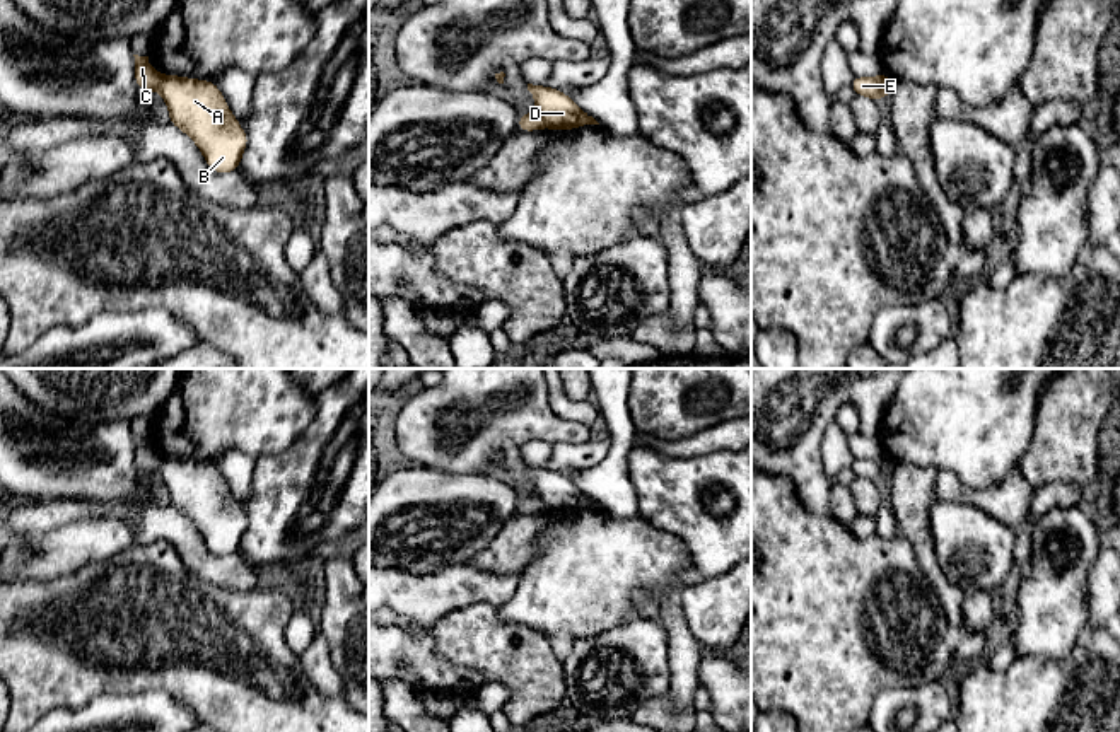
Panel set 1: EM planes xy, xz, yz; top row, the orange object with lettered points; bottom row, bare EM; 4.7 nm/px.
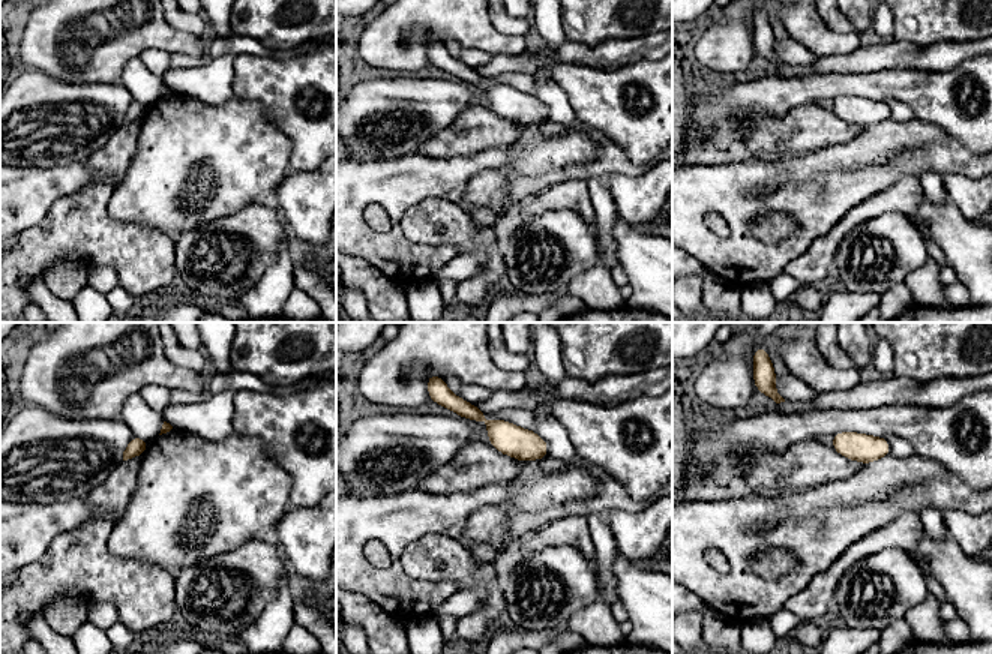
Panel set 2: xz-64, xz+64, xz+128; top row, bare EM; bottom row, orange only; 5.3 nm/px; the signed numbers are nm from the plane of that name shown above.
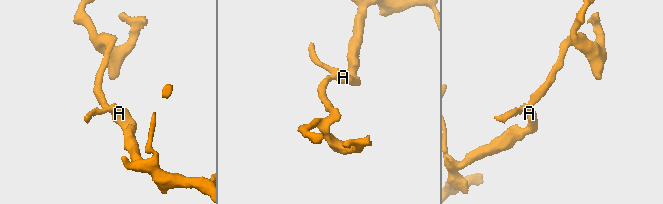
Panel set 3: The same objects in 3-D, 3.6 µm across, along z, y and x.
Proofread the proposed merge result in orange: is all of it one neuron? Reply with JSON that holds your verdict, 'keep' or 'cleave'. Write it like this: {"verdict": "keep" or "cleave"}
{"verdict": "cleave"}

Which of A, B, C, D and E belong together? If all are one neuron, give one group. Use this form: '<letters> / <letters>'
A B D E / C

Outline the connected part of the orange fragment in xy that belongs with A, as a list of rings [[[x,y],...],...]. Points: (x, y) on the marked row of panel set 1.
[[[162,75],[157,92],[169,107],[169,121],[195,142],[213,172],[239,171],[242,152],[248,147],[248,135],[213,82]]]

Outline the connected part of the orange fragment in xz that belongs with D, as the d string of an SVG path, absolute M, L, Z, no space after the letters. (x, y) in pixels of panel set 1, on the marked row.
M528 84L528 90L536 102L536 114L541 116L545 128L575 130L582 125L599 125L560 89Z

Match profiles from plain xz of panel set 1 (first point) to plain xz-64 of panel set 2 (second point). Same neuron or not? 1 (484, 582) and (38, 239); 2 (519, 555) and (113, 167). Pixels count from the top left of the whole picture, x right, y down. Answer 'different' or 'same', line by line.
1: different
2: same

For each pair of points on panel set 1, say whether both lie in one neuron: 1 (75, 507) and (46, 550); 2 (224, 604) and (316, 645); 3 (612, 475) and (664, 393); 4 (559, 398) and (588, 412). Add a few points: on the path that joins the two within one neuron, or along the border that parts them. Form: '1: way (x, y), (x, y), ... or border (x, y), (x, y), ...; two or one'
1: border (103, 516), (70, 521), (40, 534), (24, 534); two
2: border (297, 656), (303, 674), (318, 691); two
3: border (629, 393), (629, 413), (639, 432); two
4: way (565, 405), (571, 410), (581, 412); one

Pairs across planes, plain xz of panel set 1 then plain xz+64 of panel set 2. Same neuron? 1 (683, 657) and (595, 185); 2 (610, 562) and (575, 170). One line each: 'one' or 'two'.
1: one
2: two

